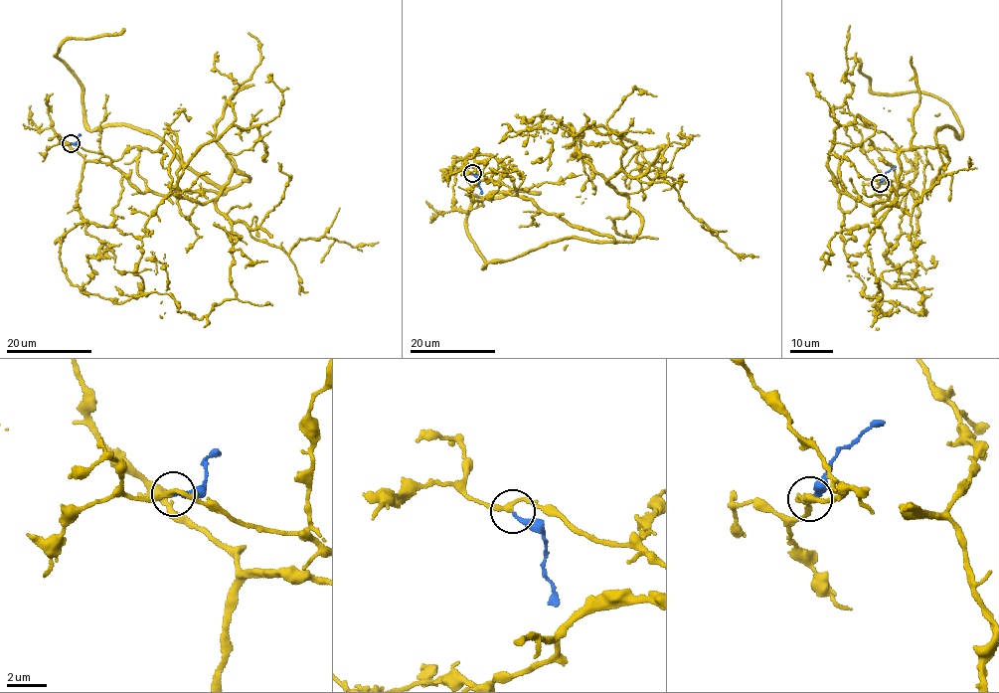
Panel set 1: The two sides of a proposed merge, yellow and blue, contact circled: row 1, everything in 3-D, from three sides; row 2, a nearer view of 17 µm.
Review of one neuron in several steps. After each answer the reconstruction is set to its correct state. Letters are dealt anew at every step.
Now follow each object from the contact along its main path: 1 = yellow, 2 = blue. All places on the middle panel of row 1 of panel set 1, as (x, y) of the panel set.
1: (472, 173), (634, 240), (641, 217), (580, 155), (582, 134), (534, 116), (526, 134), (552, 150), (526, 151)
2: (472, 173), (479, 180), (481, 194)

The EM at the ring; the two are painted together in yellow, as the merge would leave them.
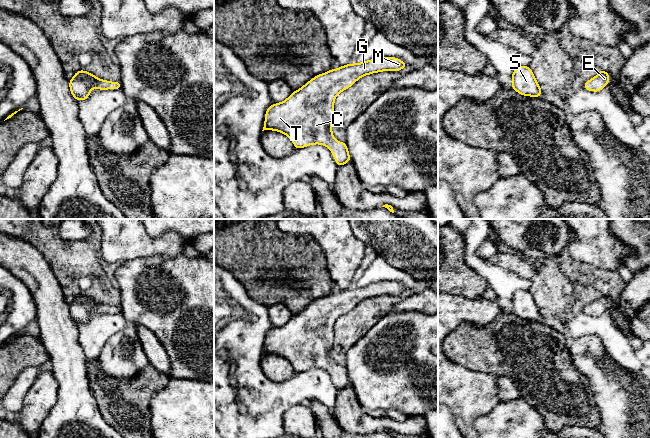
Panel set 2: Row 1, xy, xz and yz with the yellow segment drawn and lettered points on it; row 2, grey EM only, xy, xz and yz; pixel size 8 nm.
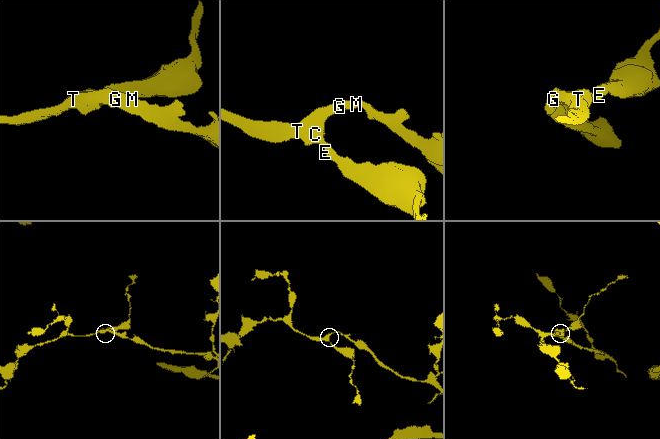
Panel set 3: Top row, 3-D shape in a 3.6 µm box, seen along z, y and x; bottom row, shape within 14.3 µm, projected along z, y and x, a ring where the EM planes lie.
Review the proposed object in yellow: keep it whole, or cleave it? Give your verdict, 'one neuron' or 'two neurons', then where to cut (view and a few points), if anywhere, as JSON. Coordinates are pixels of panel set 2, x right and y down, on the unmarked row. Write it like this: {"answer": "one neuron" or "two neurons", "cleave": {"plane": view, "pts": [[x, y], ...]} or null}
{"answer": "one neuron", "cleave": null}

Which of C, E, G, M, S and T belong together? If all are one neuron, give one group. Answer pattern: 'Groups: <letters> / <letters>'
Groups: C E G M S T

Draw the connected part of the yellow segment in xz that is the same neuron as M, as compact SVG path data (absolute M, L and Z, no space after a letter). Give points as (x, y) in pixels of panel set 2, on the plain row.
M380 281L362 287L351 287L317 299L303 311L294 315L285 325L267 332L262 355L274 354L287 359L297 373L313 368L324 369L331 374L338 391L342 390L351 383L345 366L338 366L332 358L336 320L365 299L381 295L399 295L407 289L396 281Z

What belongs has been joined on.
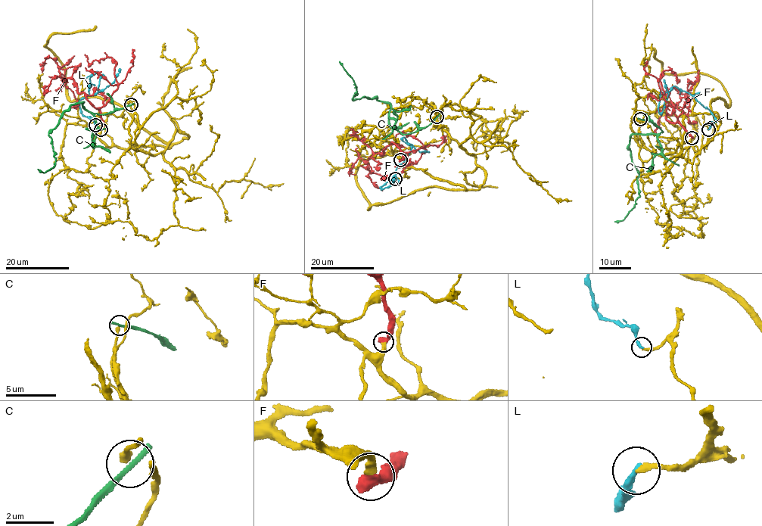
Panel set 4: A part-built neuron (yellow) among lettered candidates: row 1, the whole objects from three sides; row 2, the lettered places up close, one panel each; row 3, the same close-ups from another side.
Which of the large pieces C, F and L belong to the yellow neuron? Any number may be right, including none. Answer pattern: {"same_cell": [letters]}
{"same_cell": ["F"]}

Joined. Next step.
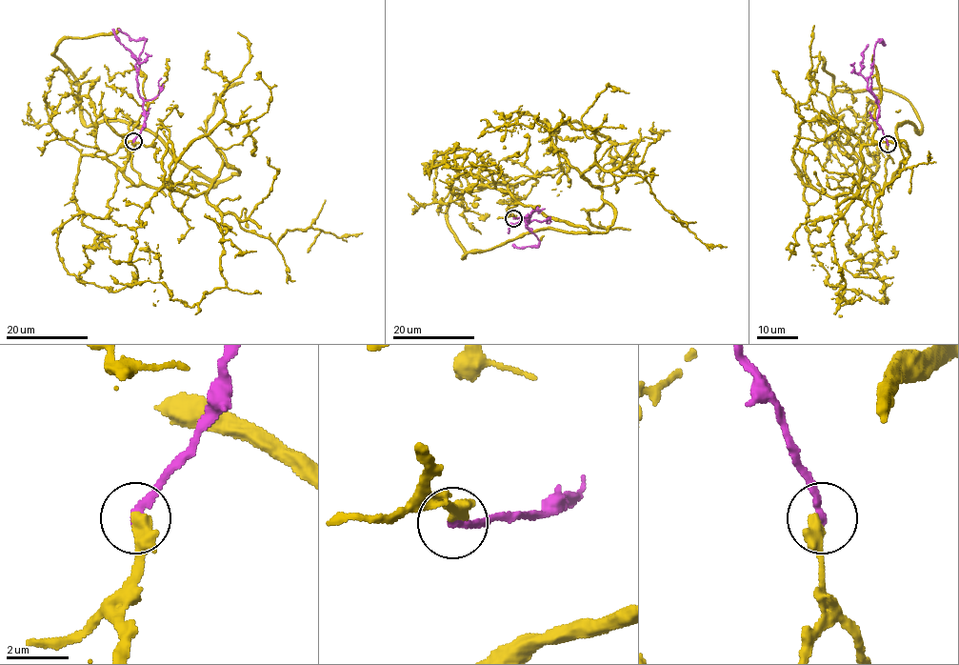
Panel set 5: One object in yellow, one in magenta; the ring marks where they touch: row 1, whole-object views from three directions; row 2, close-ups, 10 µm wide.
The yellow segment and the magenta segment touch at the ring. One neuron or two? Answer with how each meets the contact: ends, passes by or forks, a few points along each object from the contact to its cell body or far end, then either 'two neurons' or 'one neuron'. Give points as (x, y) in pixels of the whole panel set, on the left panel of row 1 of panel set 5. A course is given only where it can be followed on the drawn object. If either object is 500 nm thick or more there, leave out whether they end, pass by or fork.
yellow ends; magenta ends; course yellow (132, 141), (151, 186), (239, 173), (176, 191), (168, 144), (135, 269), (159, 253), (131, 236); course magenta (132, 141), (145, 120), (135, 68), (146, 39), (132, 40), (117, 29); one neuron

